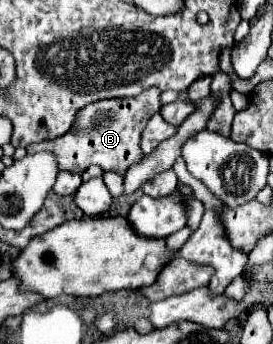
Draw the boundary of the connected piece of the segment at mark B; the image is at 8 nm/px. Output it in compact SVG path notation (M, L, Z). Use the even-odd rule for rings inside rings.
M147 88L139 96L133 98L115 98L115 100L99 100L91 106L85 106L73 124L73 128L55 140L45 140L37 144L29 144L27 152L51 150L57 154L59 168L83 174L89 166L101 166L103 170L111 170L117 174L125 174L127 166L139 162L143 158L143 150L139 146L141 132L145 130L147 120L161 110L161 90Z

